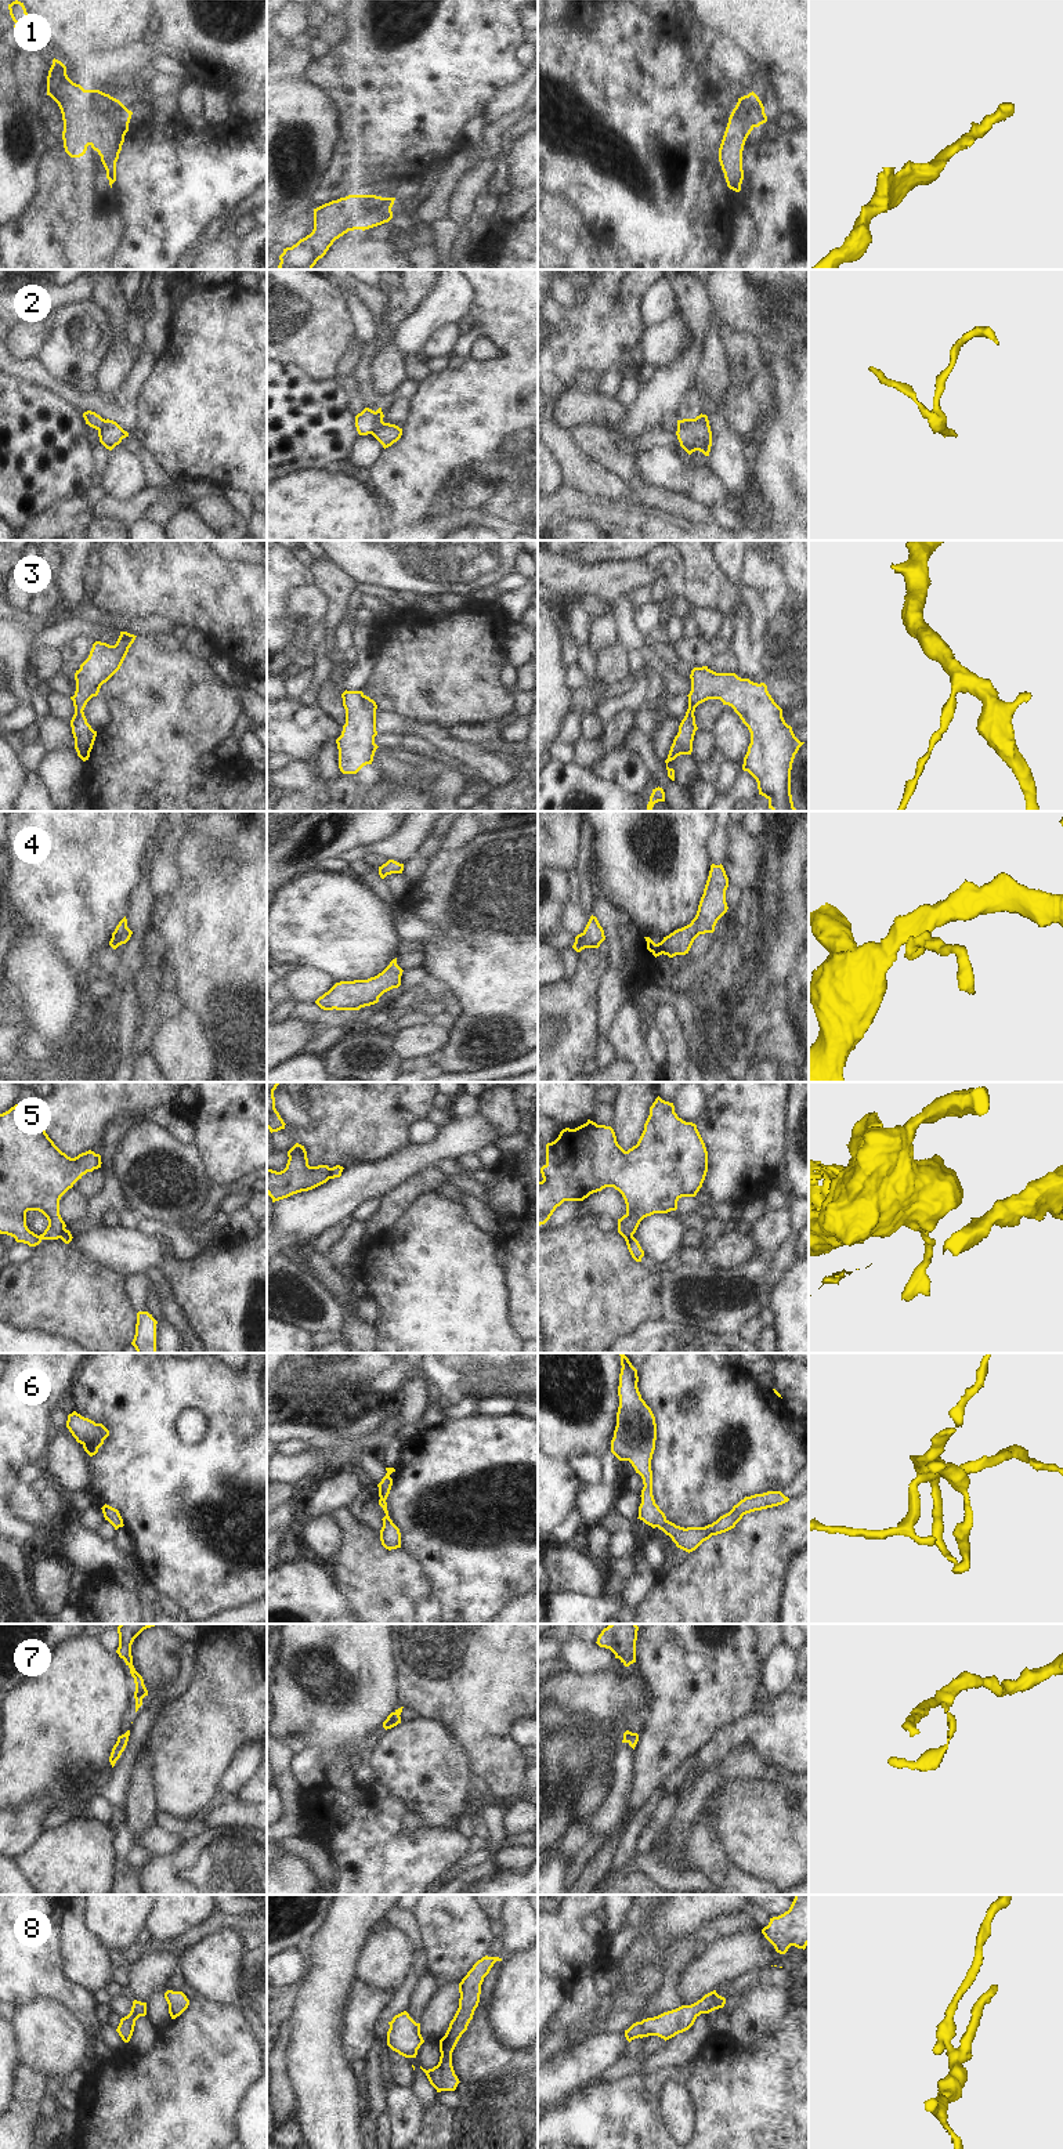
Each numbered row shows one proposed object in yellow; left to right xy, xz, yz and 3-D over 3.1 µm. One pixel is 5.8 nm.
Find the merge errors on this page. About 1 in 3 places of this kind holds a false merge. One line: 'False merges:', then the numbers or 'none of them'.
False merges: 2, 5

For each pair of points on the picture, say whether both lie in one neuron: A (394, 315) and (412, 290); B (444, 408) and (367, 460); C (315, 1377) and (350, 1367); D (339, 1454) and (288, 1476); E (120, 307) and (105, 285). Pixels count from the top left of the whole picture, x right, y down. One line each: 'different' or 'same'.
A: same
B: different
C: same
D: same
E: same

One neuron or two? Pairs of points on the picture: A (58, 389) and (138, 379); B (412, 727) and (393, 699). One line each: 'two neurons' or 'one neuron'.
A: one neuron
B: two neurons

